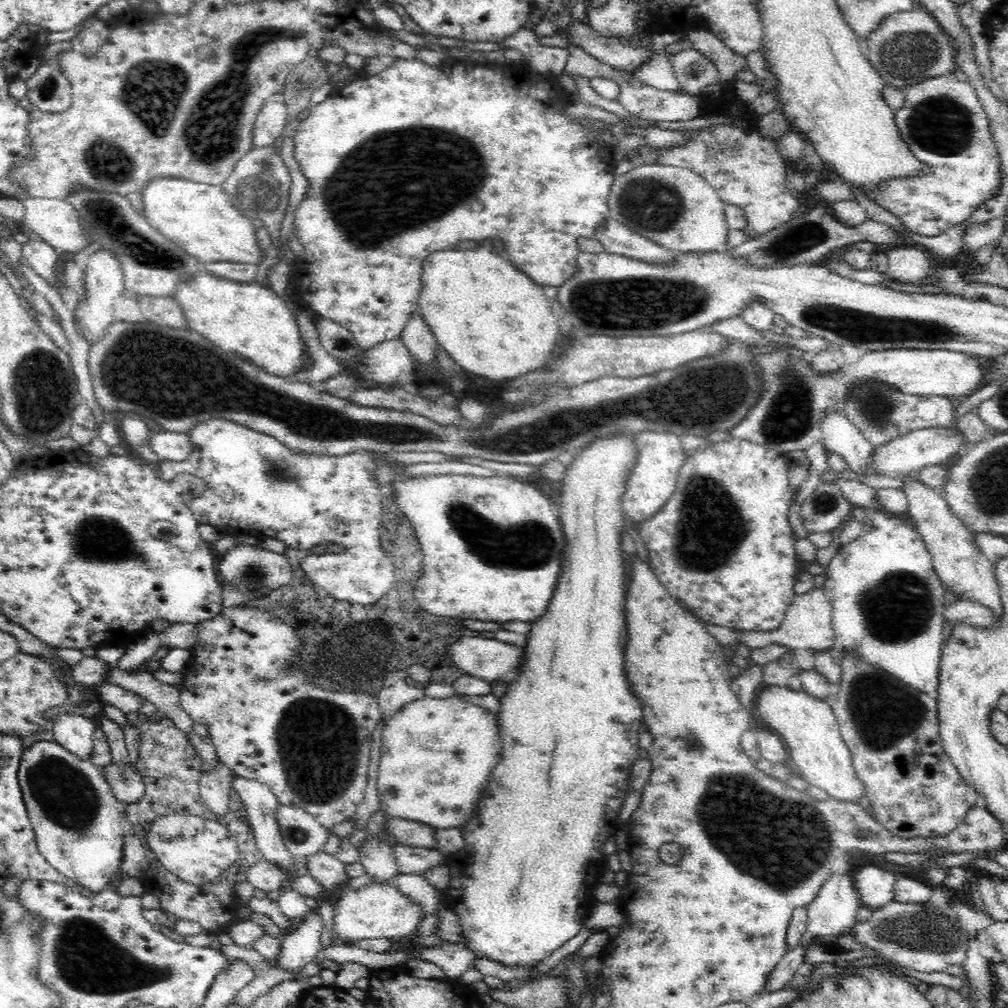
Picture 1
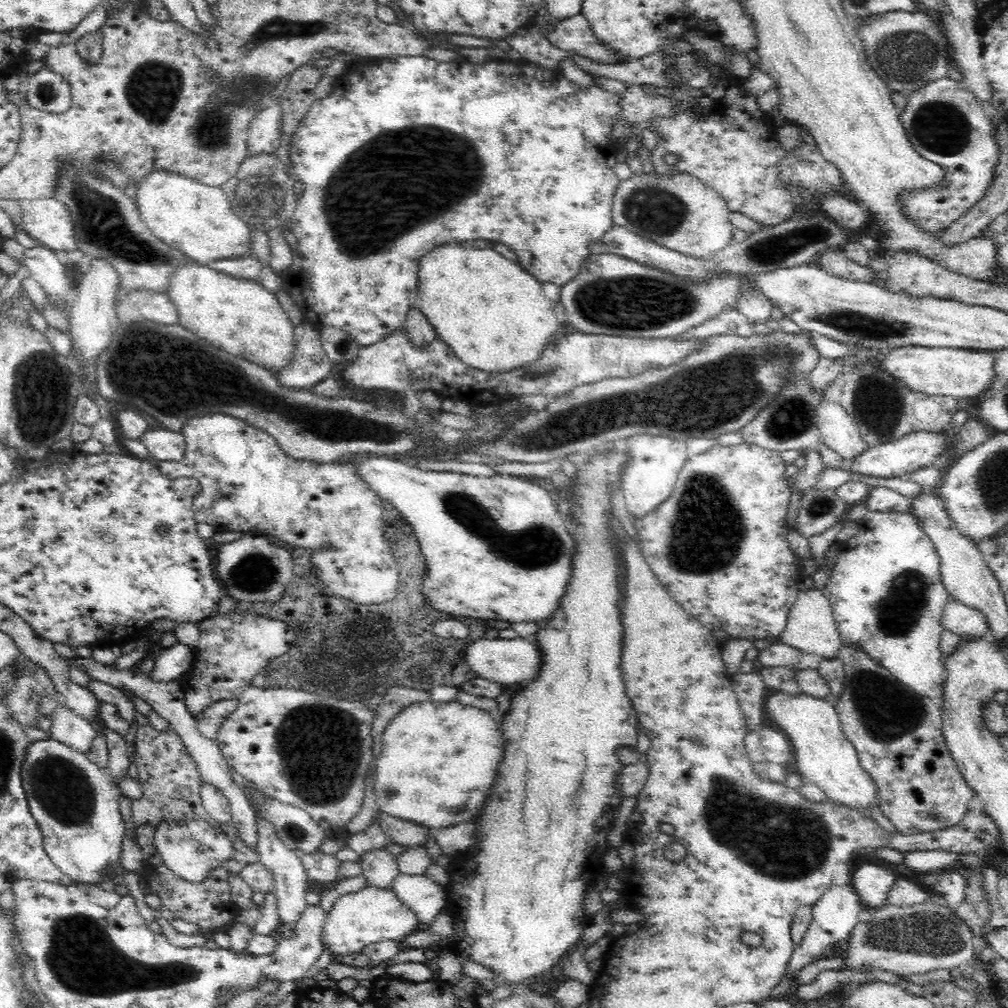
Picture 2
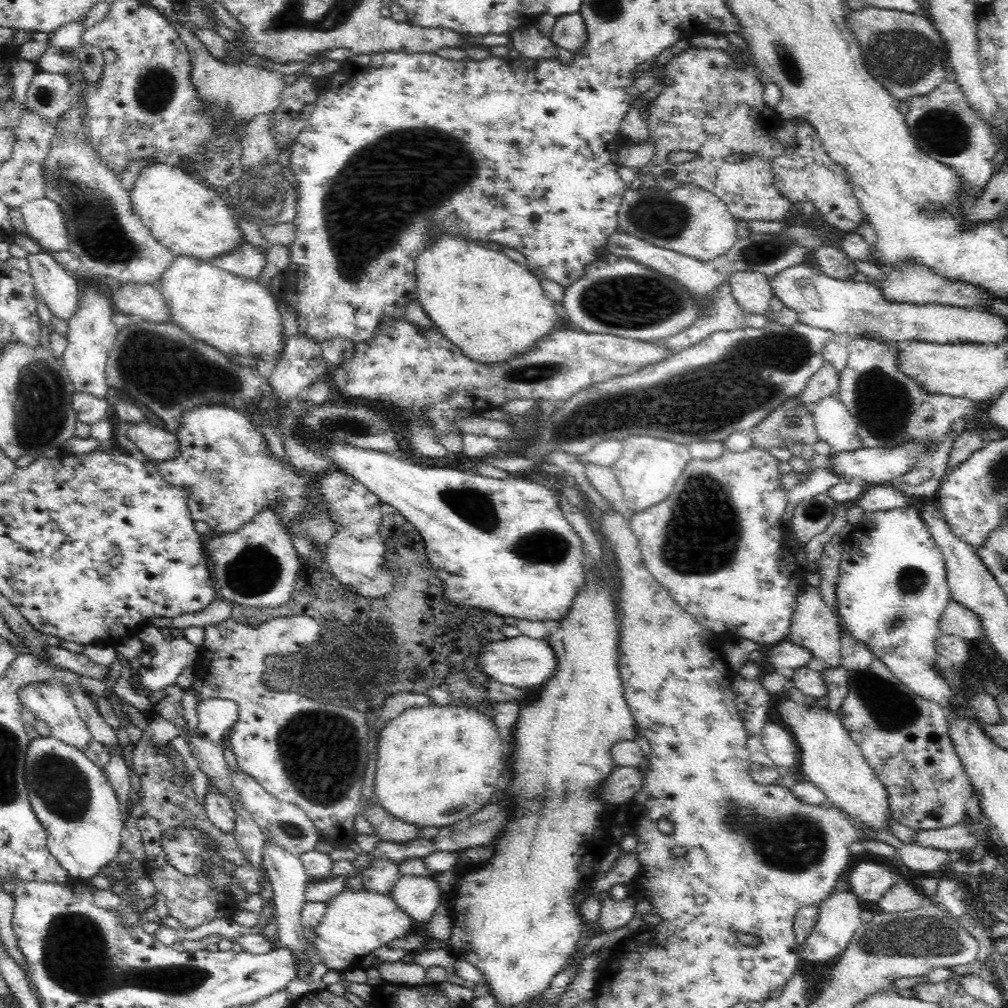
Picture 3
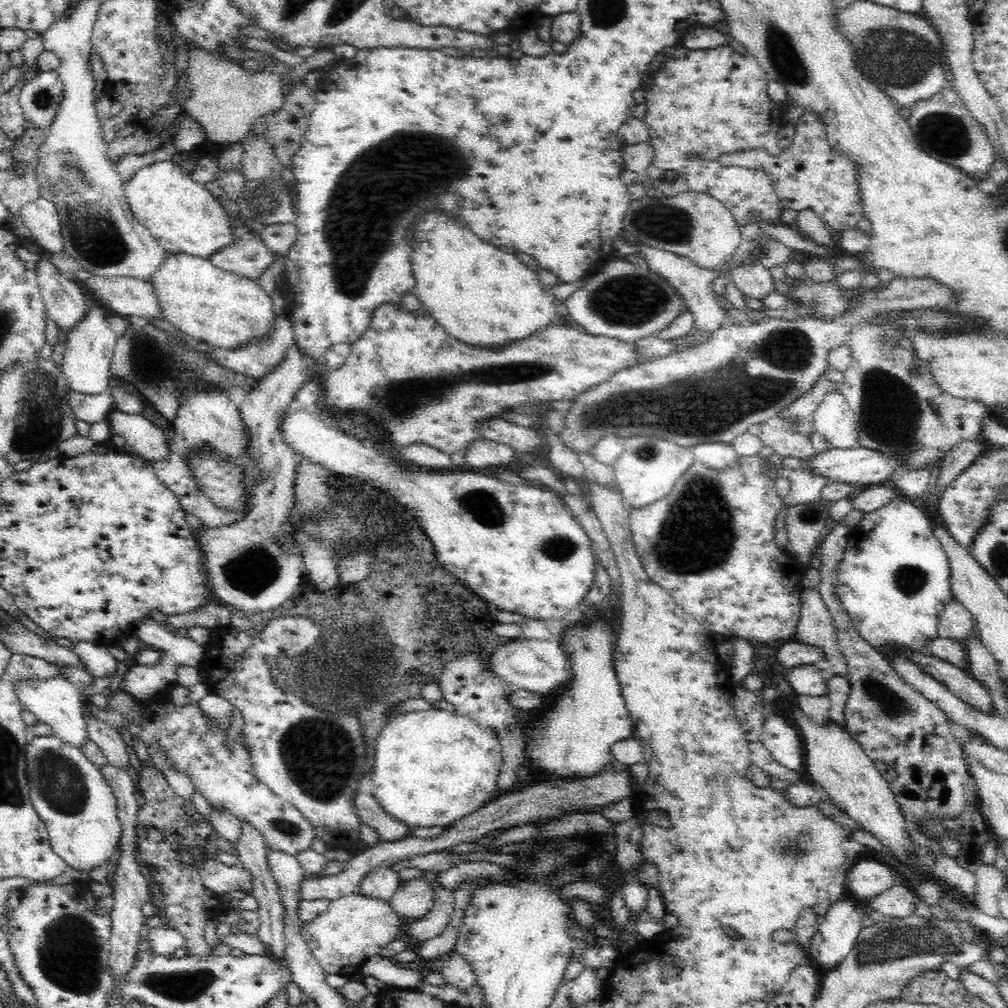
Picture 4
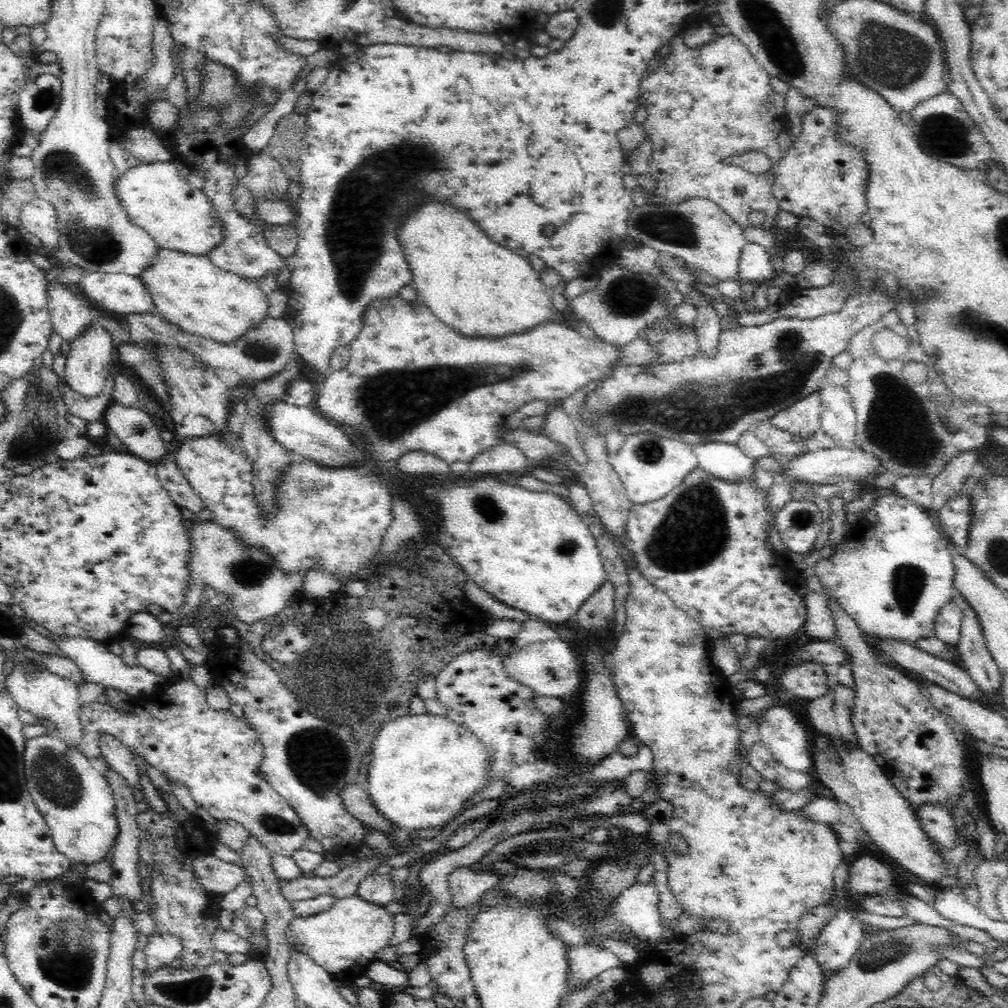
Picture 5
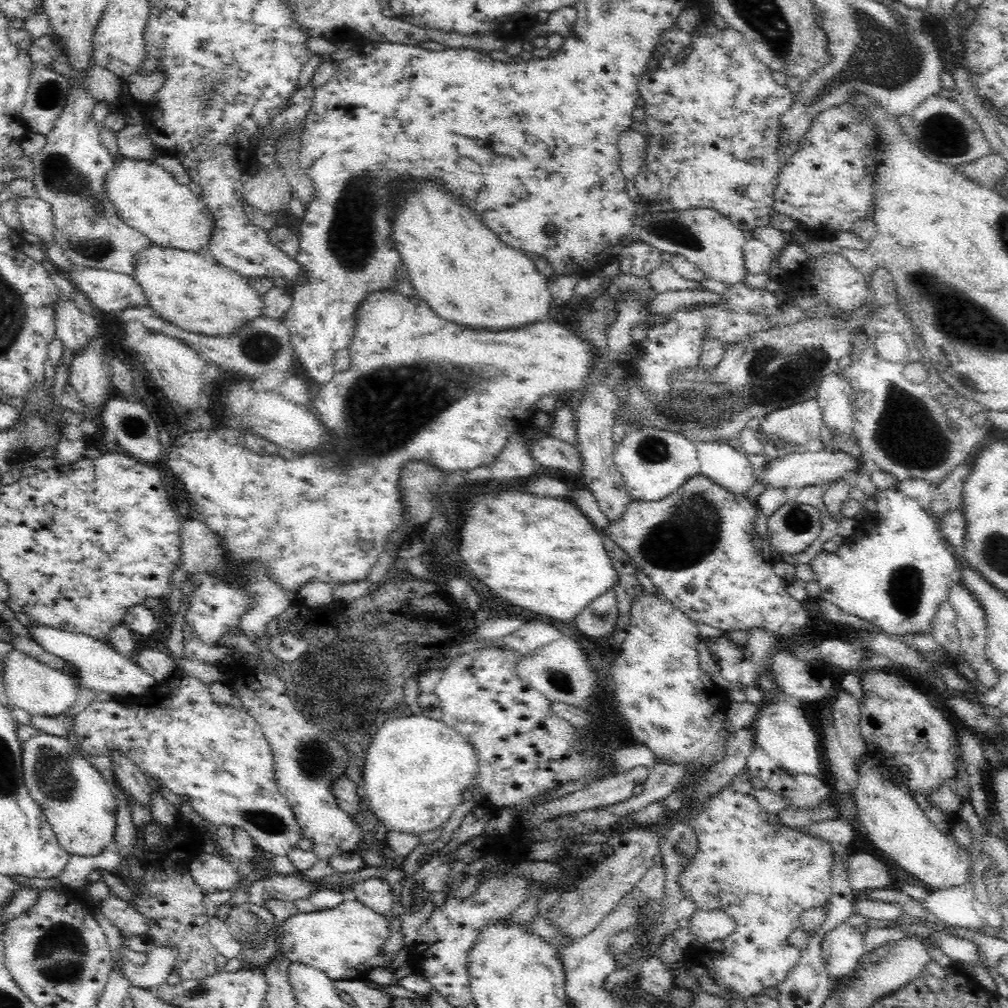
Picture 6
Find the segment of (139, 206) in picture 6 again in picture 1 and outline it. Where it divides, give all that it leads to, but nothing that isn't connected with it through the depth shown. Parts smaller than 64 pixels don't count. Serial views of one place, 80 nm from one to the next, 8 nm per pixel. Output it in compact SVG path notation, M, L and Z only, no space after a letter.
M154 177L141 194L145 219L160 234L199 261L258 265L264 260L253 221L232 206L223 185L204 184L185 178Z

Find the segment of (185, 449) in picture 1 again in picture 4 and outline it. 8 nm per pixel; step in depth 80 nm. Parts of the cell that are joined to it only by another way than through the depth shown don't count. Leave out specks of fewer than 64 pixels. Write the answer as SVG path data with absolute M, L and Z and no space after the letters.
M113 407L108 422L112 434L122 437L145 461L157 461L169 453L170 433L154 426L143 414L128 414Z

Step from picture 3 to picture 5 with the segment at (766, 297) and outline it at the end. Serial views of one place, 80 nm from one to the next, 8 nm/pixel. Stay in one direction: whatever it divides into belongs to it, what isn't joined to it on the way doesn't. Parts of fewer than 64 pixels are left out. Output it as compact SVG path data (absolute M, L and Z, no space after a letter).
M747 242L739 258L738 280L757 282L759 286L773 280L775 274L769 249L754 242Z

